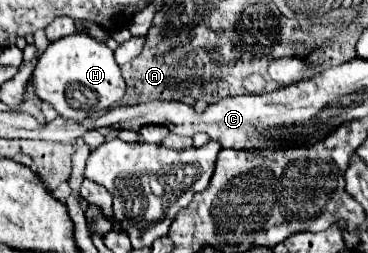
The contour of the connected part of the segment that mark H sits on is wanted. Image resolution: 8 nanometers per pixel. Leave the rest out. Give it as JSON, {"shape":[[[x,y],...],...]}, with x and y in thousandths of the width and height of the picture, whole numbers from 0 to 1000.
{"shape":[[[217,130],[136,170],[82,312],[103,391],[136,407],[168,462],[196,478],[228,470],[255,439],[304,431],[315,407],[326,407],[342,360],[342,328],[304,194]]]}

